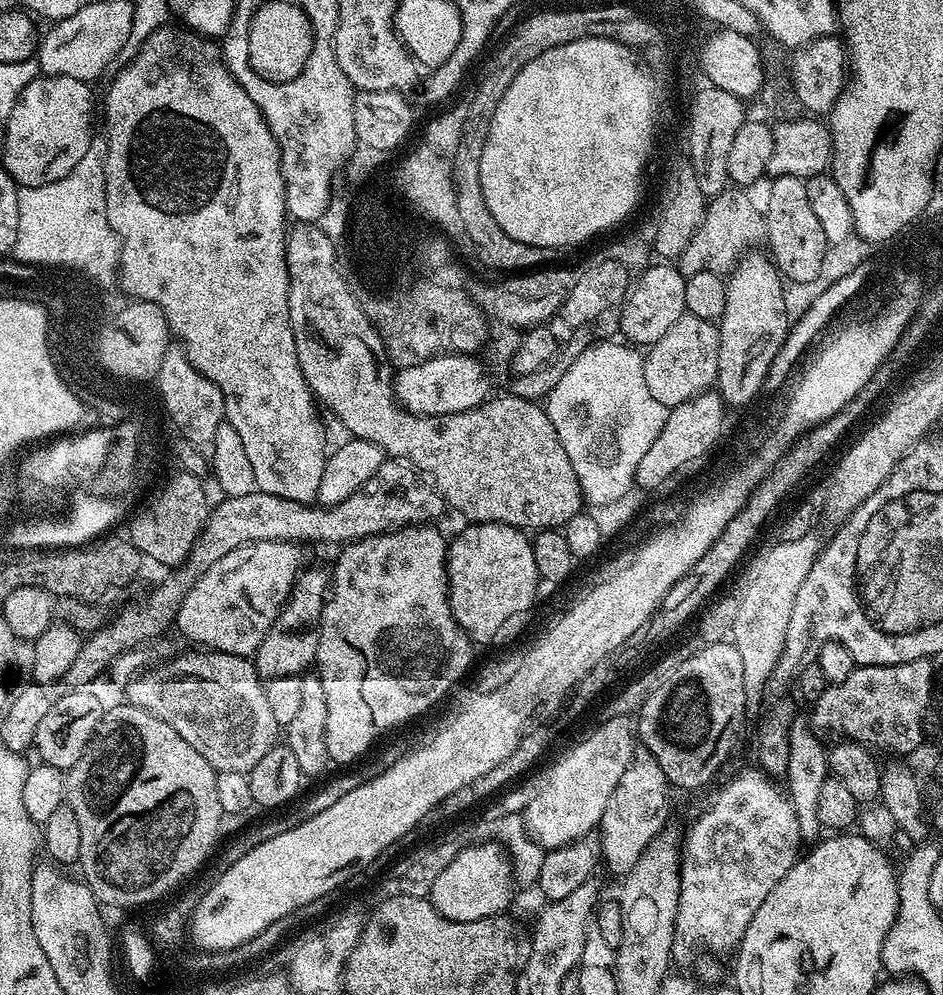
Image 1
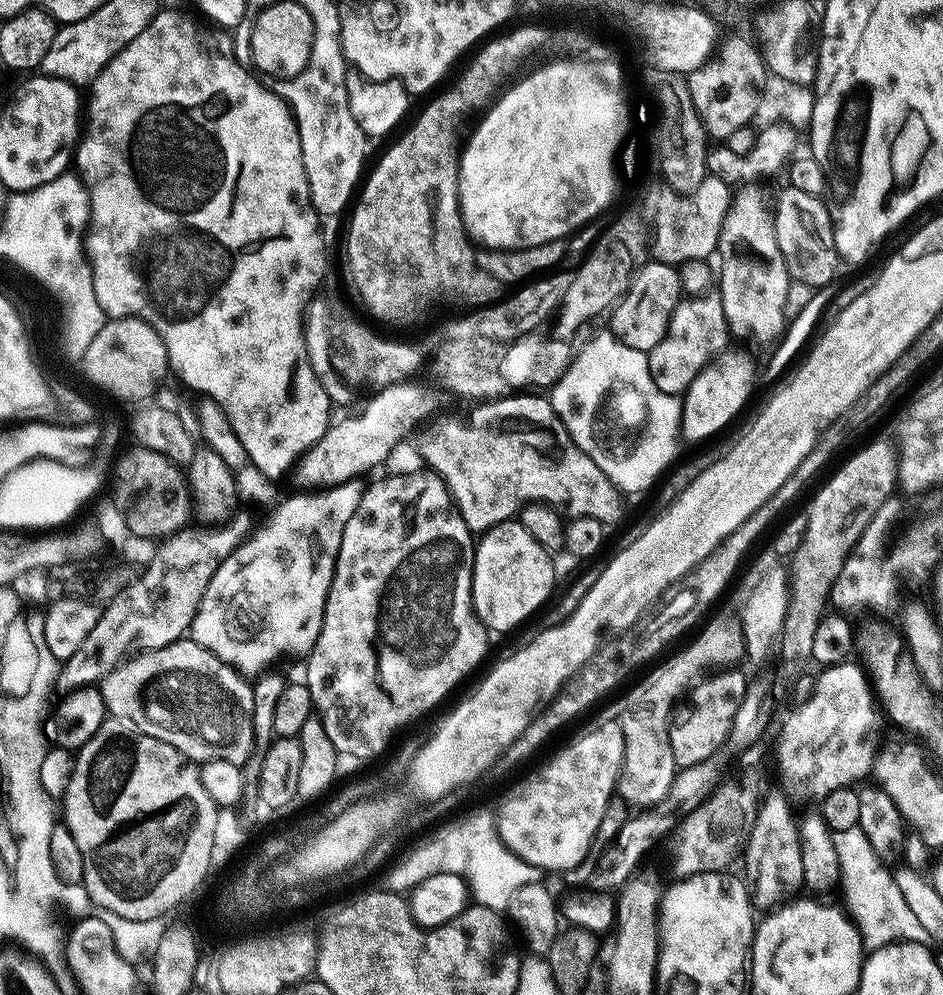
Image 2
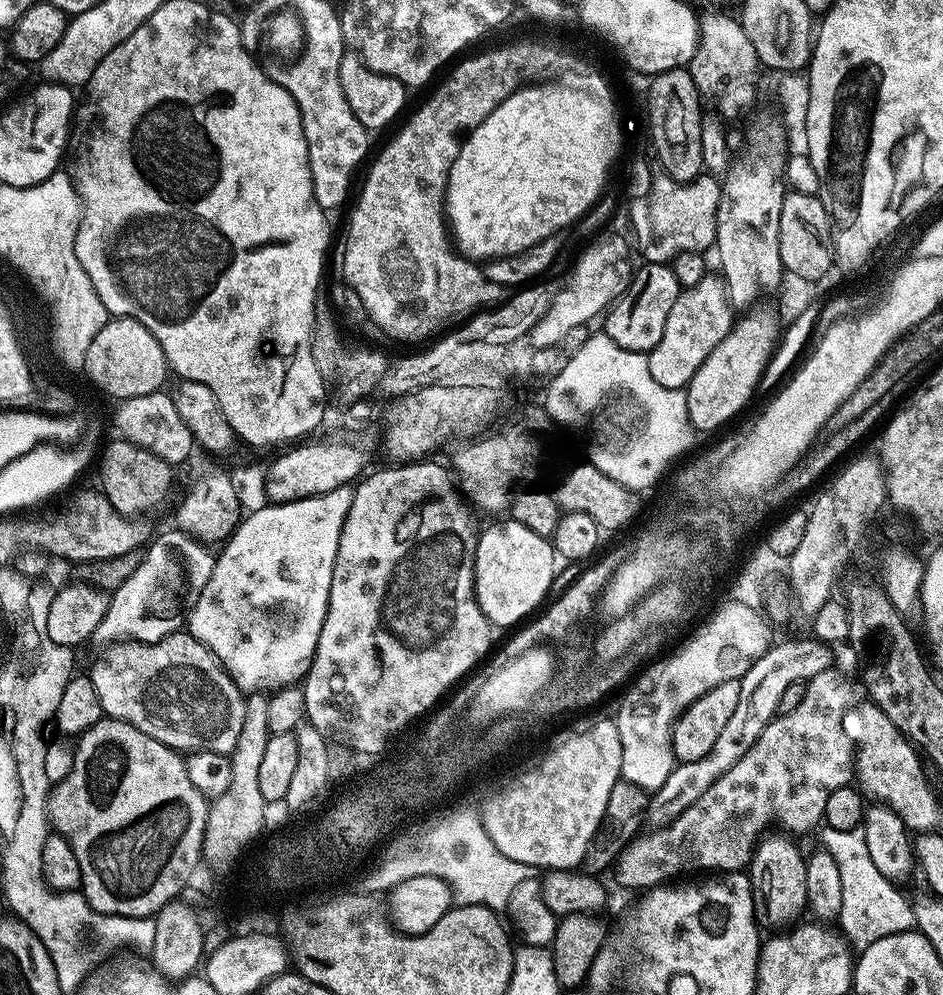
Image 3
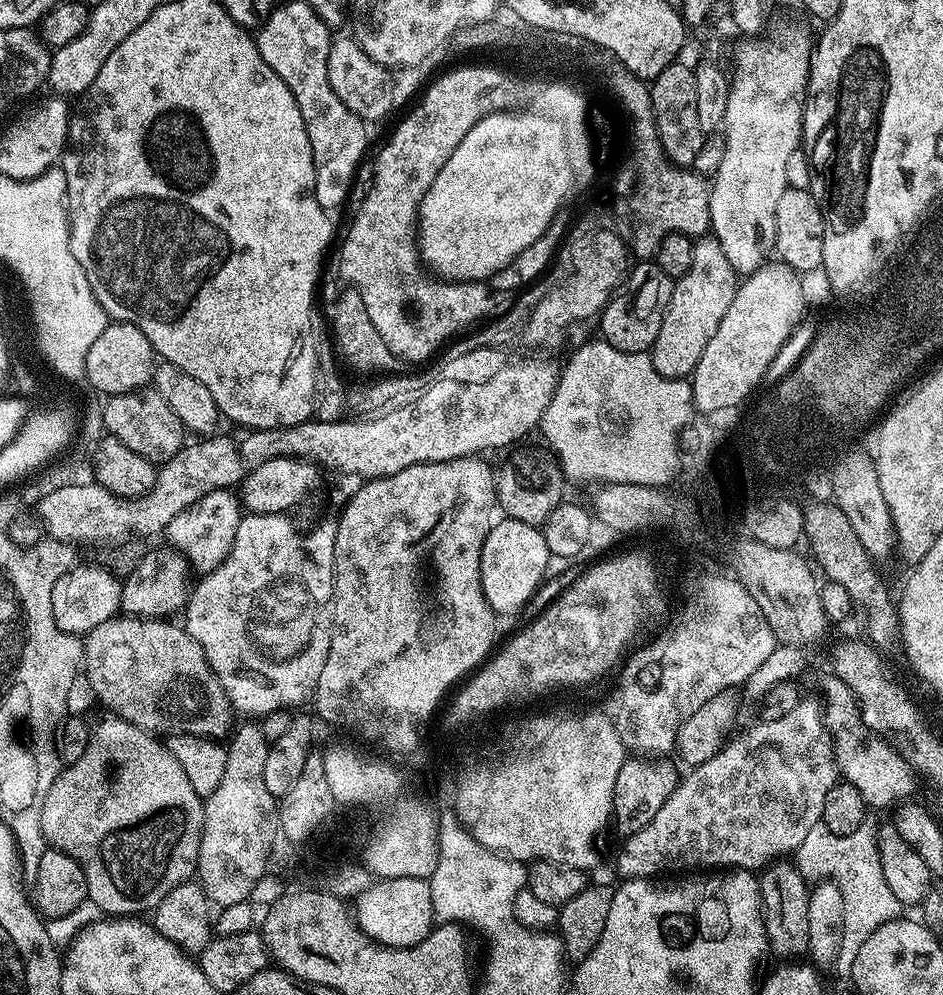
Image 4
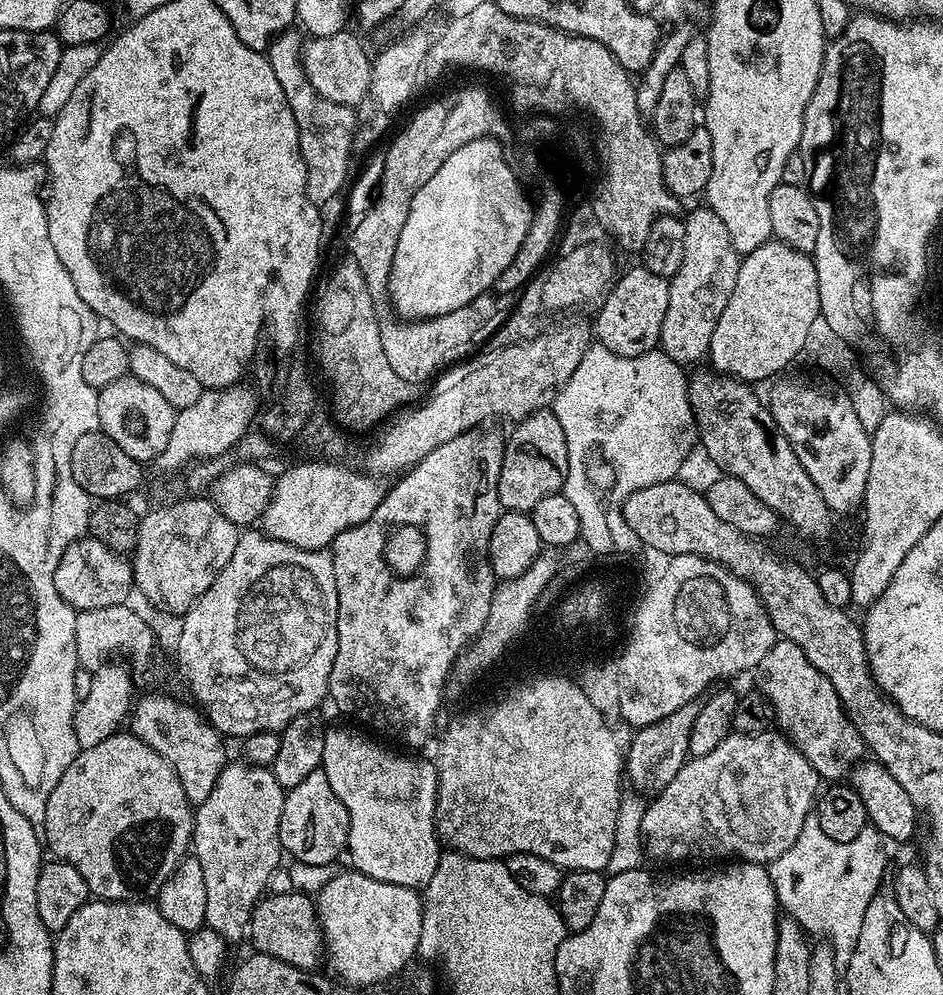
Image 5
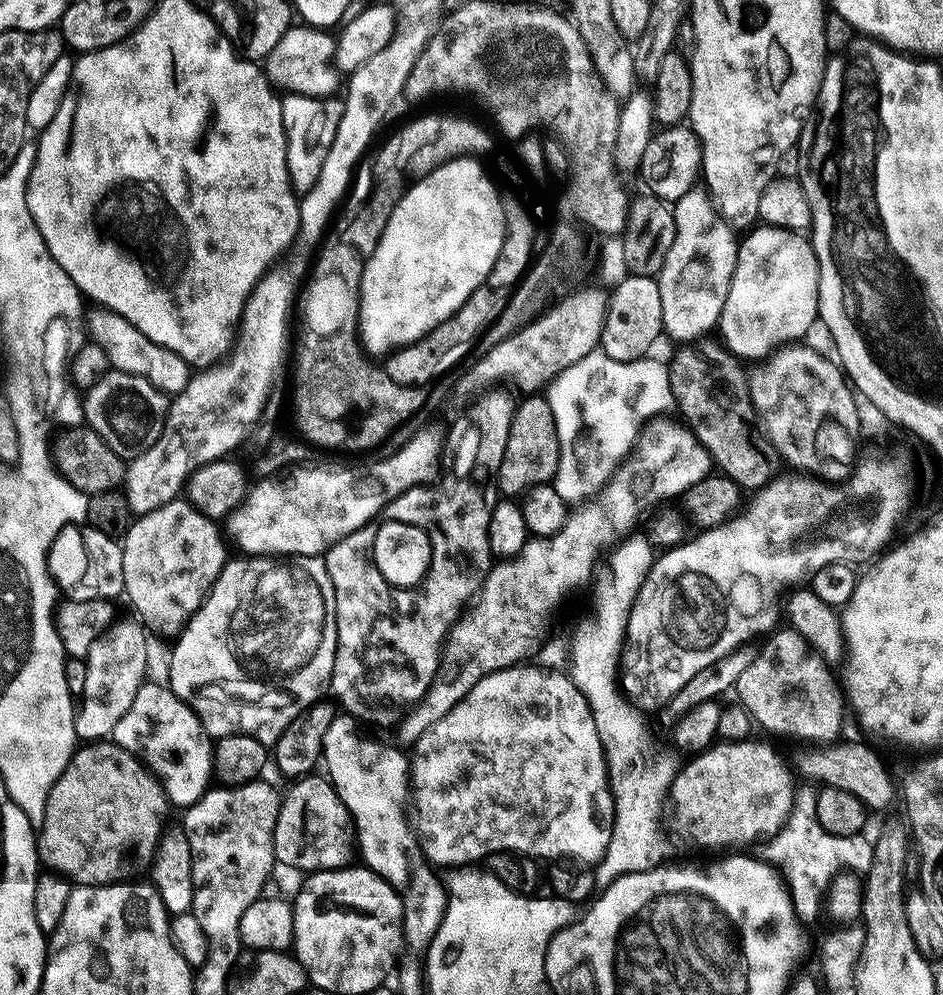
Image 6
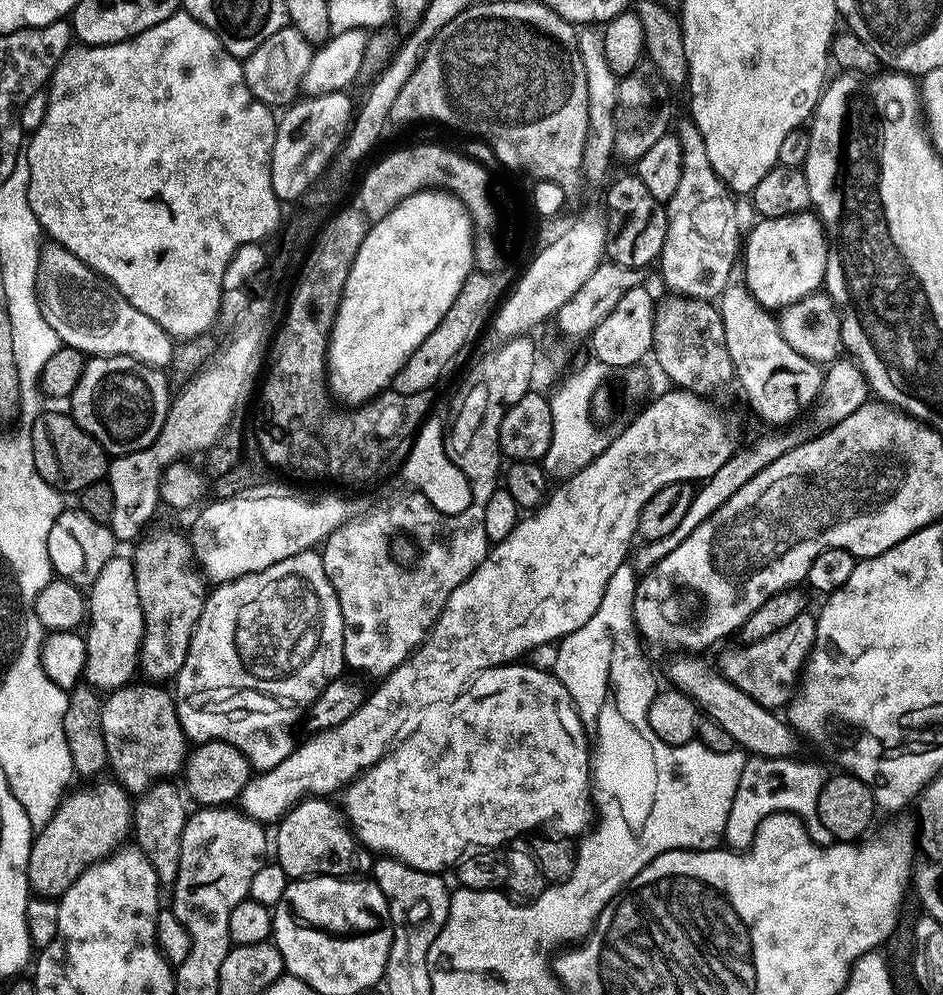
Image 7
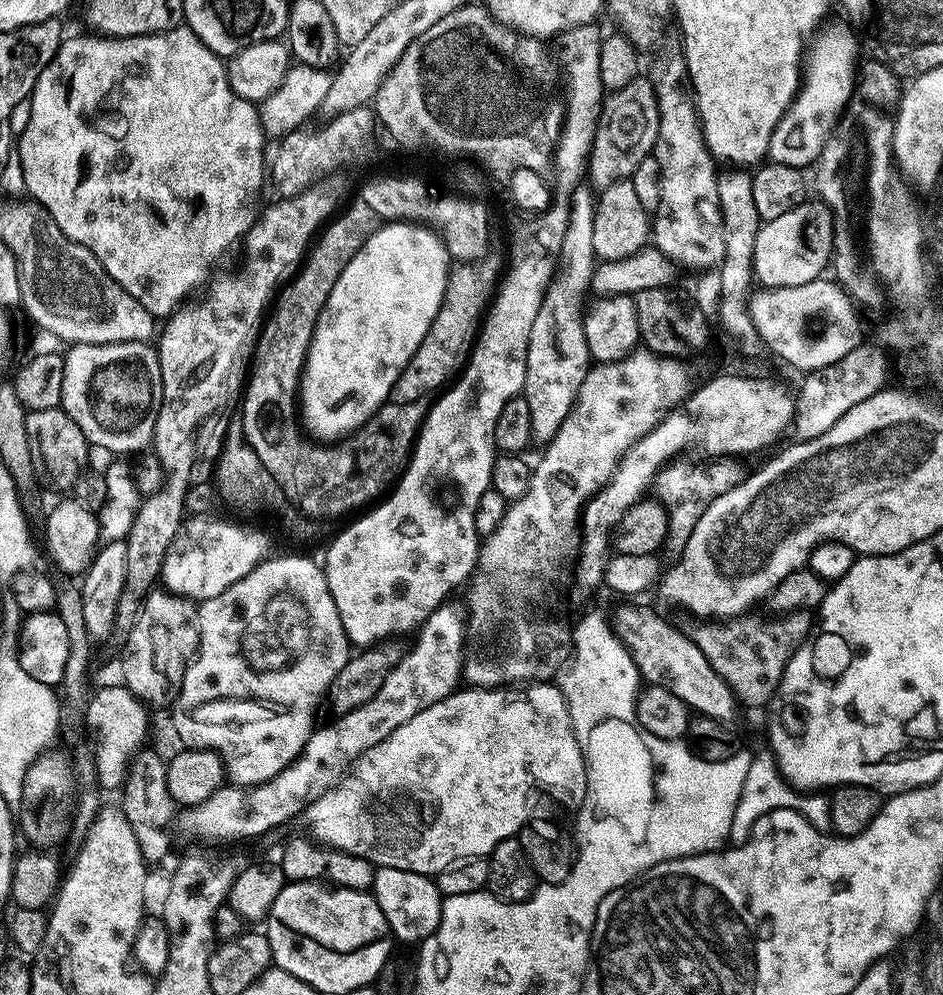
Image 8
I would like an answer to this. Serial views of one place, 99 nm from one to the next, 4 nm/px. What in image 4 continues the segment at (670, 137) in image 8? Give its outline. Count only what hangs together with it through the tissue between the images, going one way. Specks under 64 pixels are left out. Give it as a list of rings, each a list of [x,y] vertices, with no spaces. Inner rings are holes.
[[[711,234],[699,237],[694,243],[690,270],[673,283],[670,302],[662,318],[662,330],[658,330],[658,338],[654,338],[650,349],[652,365],[658,374],[671,380],[691,377],[698,366],[698,358],[702,358],[702,350],[706,350],[710,338],[714,338],[714,330],[718,330],[718,322],[726,318],[737,287],[738,273],[730,266],[720,241]]]

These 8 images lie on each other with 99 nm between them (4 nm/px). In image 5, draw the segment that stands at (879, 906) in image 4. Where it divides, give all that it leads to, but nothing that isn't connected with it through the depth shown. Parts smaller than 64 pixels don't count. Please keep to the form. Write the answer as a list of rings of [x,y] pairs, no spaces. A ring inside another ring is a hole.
[[[815,814],[808,816],[802,826],[802,834],[798,834],[794,846],[790,846],[790,850],[786,850],[786,854],[782,854],[767,865],[768,876],[772,879],[779,907],[787,915],[794,917],[803,926],[805,933],[811,934],[813,937],[816,935],[819,936],[816,938],[827,938],[828,928],[832,928],[832,924],[836,924],[836,932],[840,932],[840,936],[844,936],[844,940],[848,940],[848,944],[852,944],[852,940],[858,942],[866,908],[882,888],[880,883],[884,880],[883,843],[885,844],[885,841],[880,832],[871,826],[864,828],[862,834],[858,834],[858,838],[854,838],[854,842],[834,842],[834,838],[829,838],[822,831],[822,826]]]

